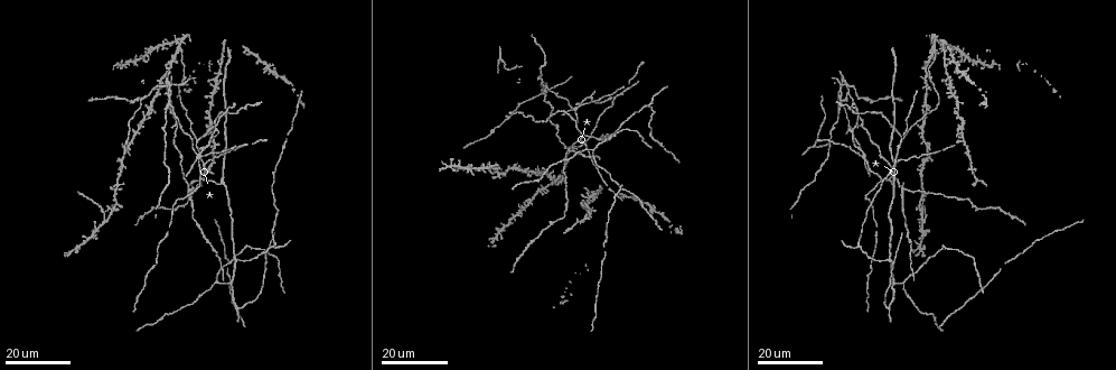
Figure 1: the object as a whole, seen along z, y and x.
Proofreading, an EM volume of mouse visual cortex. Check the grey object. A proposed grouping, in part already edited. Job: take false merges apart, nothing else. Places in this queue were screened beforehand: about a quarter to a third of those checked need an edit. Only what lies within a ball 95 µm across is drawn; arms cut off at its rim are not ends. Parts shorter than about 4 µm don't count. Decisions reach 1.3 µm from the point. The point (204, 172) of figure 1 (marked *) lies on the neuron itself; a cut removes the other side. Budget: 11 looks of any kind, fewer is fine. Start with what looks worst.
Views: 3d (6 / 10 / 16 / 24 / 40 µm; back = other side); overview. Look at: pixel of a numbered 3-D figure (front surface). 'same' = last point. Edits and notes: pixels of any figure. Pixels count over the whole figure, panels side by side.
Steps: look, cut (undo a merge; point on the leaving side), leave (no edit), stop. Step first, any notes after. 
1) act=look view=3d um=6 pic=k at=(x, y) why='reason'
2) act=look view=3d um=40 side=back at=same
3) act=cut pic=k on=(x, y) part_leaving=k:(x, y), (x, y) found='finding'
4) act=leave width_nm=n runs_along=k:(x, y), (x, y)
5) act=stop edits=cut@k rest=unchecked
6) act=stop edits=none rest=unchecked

act=look view=3d um=16 pic=1 at=(198, 157) why='four arms meet'

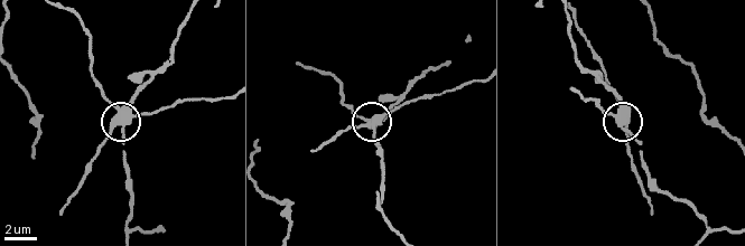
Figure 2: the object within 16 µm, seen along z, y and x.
act=look view=3d um=6 pic=2 at=(125, 110) why='zoom in'

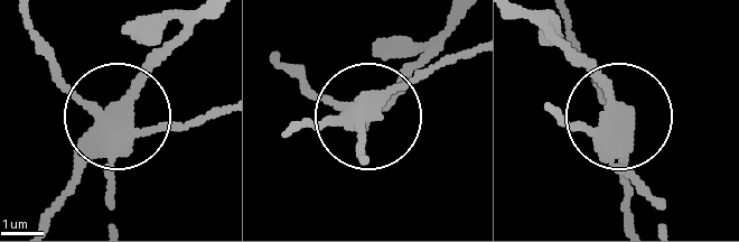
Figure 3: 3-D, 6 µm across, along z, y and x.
act=cut pic=3 on=(138, 75) arms=4 part_leaving=3:(119, 133), (122, 94), (194, 19) found='a second neuron is stuck on'

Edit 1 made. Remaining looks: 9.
act=look view=overview

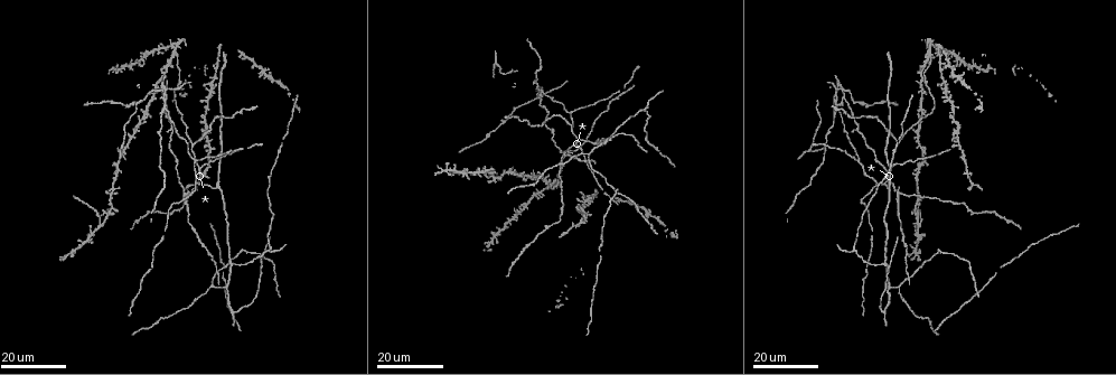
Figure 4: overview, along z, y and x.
act=look view=3d um=24 pic=4 at=(570, 226) why='three arms meet'

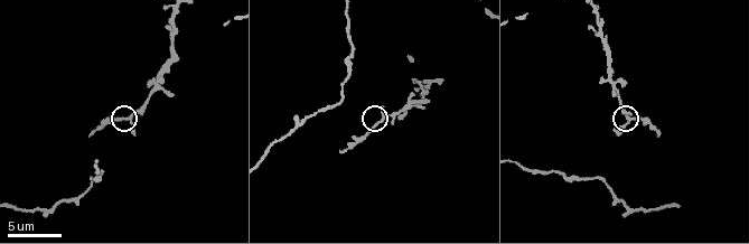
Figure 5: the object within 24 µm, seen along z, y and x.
act=look view=3d um=10 pic=5 at=(127, 117)

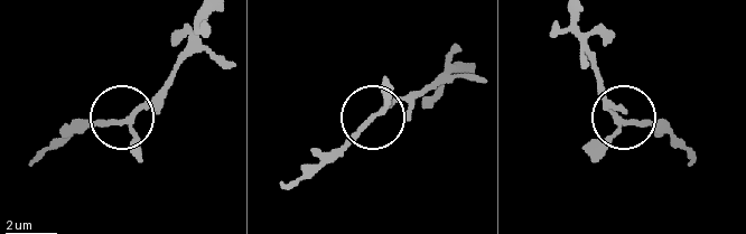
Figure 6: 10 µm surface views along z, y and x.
act=leave width_nm=170 found='all the same neuron'

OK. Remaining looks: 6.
act=look view=3d um=24 pic=4 at=(99, 228) why='side arm on a straight run'

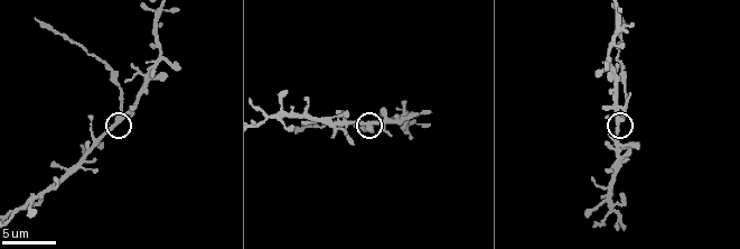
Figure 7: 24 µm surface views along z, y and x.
act=look view=3d um=10 pic=7 at=(367, 126)

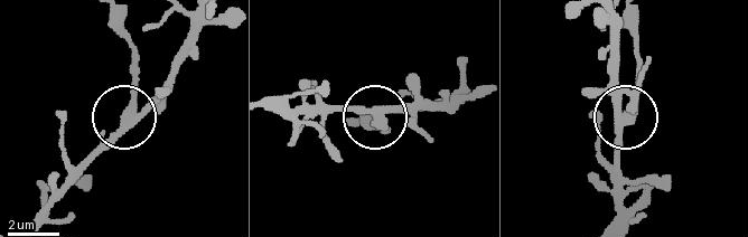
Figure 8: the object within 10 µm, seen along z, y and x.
act=cut pic=8 on=(132, 85) side_arm_um=14 arms=3 found='a second neuron is stuck on'

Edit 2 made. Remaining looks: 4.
act=look view=3d um=24 pic=4 at=(645, 108) why='branch point'

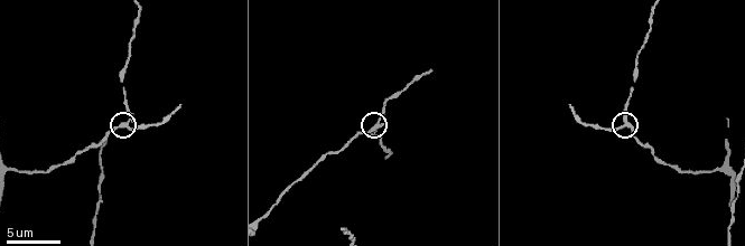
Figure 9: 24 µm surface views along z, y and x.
act=look view=3d um=6 pic=9 at=(625, 124)

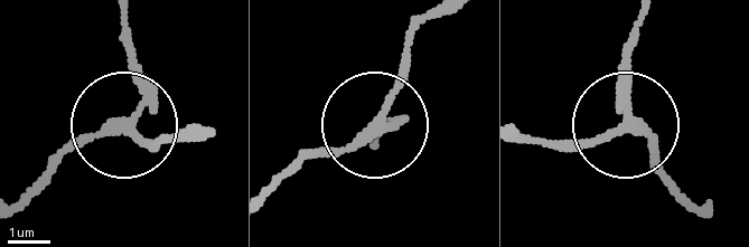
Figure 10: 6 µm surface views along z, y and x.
act=look view=3d um=6 side=back pic=10 at=(625, 125)

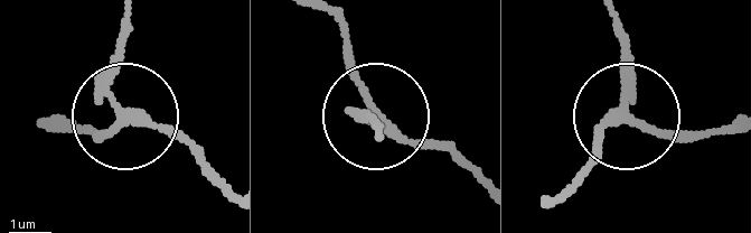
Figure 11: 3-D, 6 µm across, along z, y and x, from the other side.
act=leave arms=3 runs_along=11:(560, 187), (625, 115), (678, 133), (728, 133) found='one neuron here'

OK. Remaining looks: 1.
act=stop edits=cut@3,cut@8 rest=unchecked

